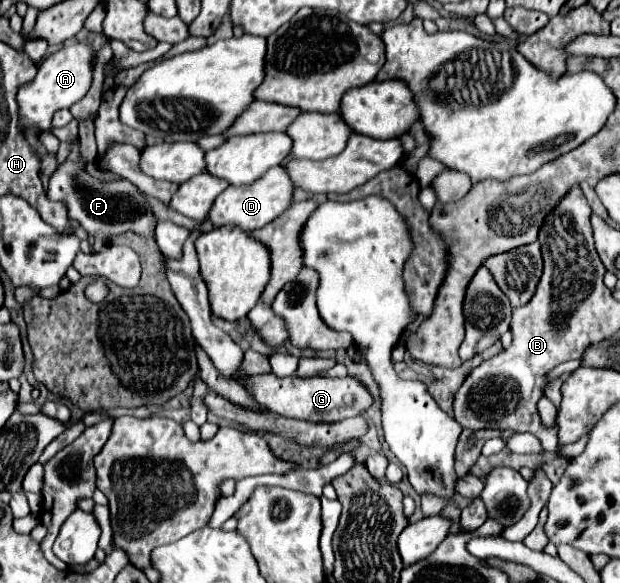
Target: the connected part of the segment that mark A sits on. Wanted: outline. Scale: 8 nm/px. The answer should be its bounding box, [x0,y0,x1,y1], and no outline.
[17,45,95,130]

